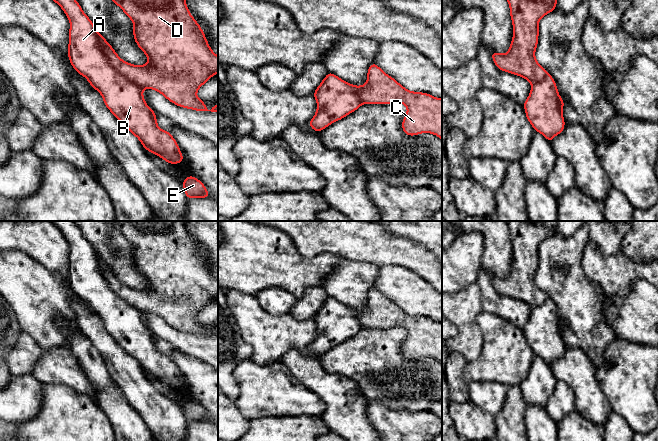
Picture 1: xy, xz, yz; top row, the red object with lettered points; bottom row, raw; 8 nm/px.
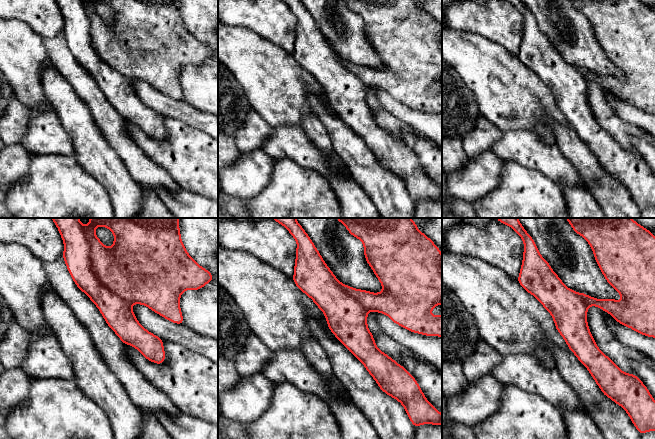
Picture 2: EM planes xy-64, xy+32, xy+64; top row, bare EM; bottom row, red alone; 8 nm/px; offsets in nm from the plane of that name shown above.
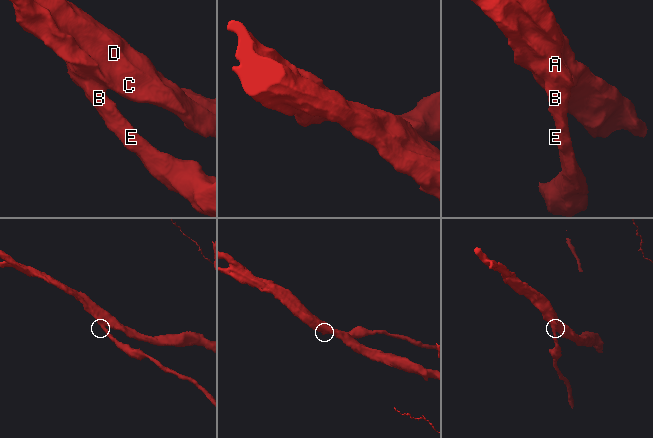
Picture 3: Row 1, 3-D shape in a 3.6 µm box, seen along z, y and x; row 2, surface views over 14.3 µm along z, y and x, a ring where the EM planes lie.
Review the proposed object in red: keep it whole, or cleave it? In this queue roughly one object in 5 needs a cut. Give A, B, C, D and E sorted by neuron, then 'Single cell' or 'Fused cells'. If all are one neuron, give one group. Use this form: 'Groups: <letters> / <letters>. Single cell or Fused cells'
Groups: A B E / C D. Fused cells

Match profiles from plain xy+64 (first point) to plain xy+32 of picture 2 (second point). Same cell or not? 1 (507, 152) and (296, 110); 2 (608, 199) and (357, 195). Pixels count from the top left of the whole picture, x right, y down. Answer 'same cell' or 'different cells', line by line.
1: same cell
2: different cells

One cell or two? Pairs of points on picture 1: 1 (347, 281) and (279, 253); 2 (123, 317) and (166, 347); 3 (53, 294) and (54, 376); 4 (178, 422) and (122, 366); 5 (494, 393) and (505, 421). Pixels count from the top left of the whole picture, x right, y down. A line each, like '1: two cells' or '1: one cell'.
1: one cell
2: one cell
3: one cell
4: one cell
5: one cell

